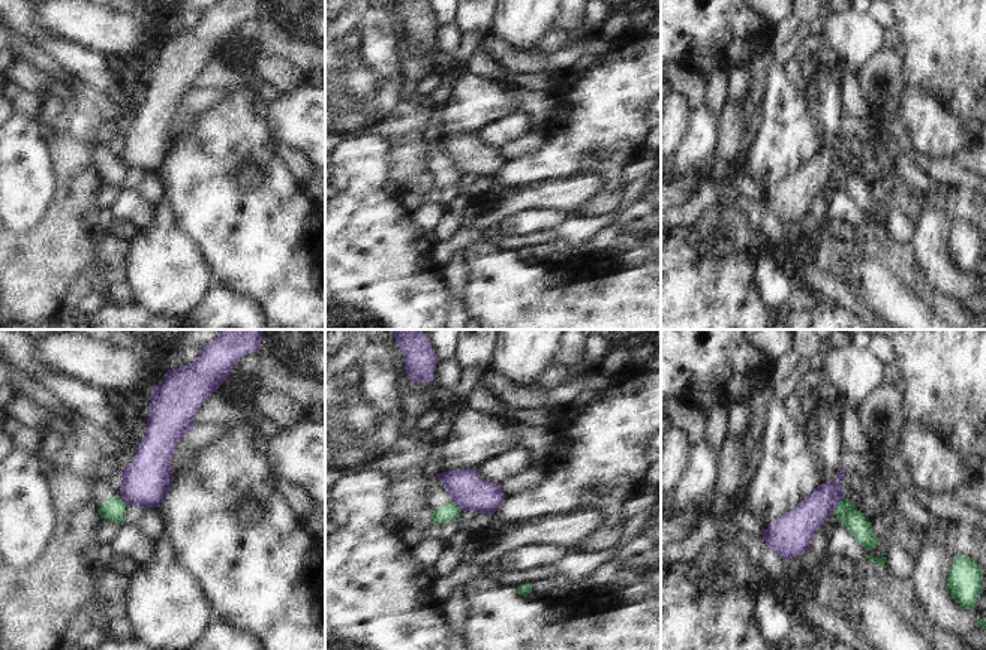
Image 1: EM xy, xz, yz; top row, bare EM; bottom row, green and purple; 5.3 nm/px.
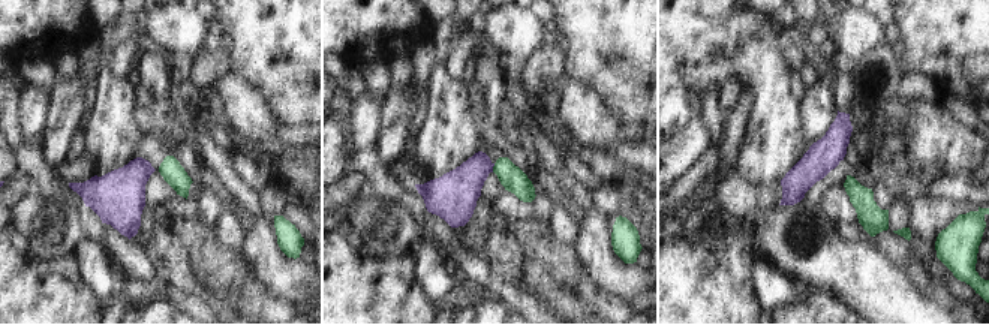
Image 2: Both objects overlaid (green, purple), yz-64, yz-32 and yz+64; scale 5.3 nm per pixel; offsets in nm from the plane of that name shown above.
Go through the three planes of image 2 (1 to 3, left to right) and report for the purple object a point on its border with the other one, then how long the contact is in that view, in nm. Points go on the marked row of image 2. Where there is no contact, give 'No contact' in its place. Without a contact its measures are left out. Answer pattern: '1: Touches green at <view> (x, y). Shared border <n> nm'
1: No contact
2: Touches green at yz-32 (493, 168). Shared border 50 nm
3: No contact

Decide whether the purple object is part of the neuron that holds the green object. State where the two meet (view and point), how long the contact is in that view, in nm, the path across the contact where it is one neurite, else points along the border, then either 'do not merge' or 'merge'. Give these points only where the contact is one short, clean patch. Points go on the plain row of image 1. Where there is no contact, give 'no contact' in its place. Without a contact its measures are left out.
yz (838, 169) | 110 nm | along yz (844, 162), (833, 177) | do not merge

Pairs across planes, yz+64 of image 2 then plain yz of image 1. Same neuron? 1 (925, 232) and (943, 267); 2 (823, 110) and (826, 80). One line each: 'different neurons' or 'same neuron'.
1: same neuron
2: same neuron

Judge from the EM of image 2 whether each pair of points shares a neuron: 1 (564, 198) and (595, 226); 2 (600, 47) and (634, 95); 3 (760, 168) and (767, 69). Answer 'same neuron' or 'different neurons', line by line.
1: different neurons
2: same neuron
3: same neuron

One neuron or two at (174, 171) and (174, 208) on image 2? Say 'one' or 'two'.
two

